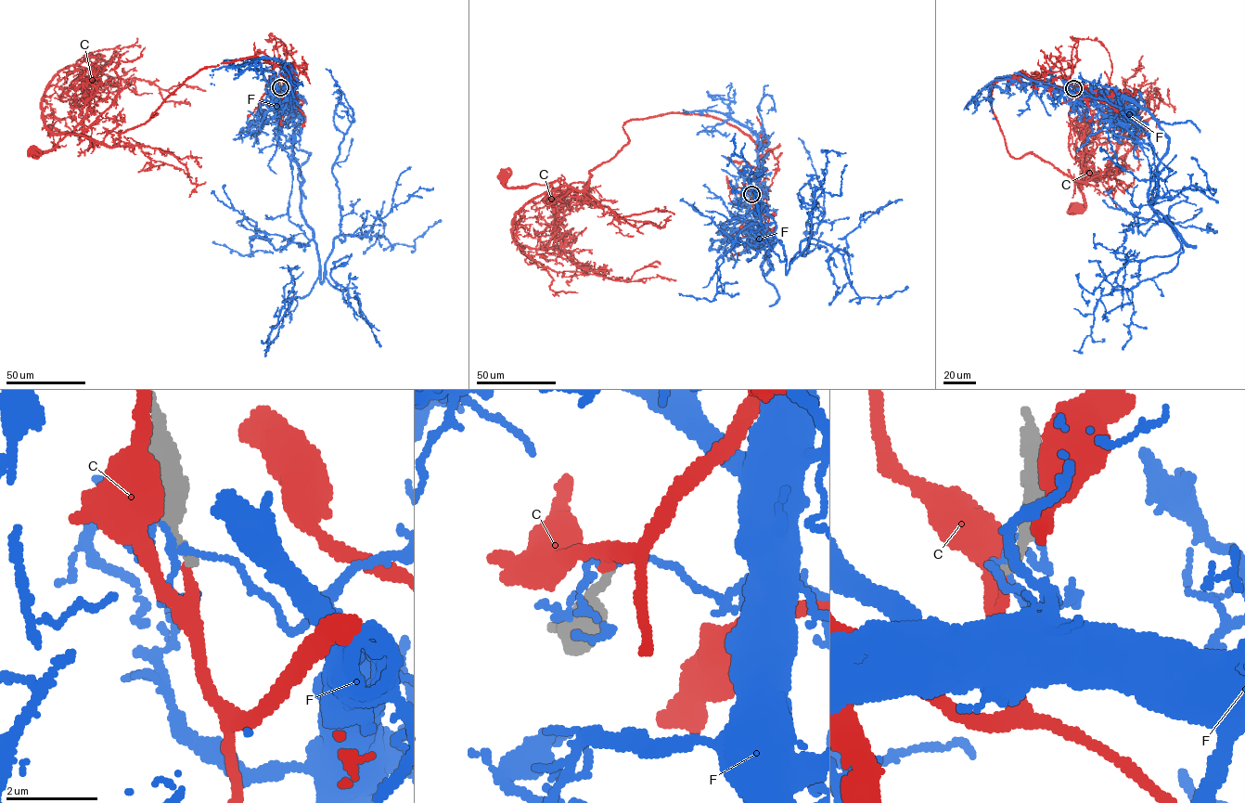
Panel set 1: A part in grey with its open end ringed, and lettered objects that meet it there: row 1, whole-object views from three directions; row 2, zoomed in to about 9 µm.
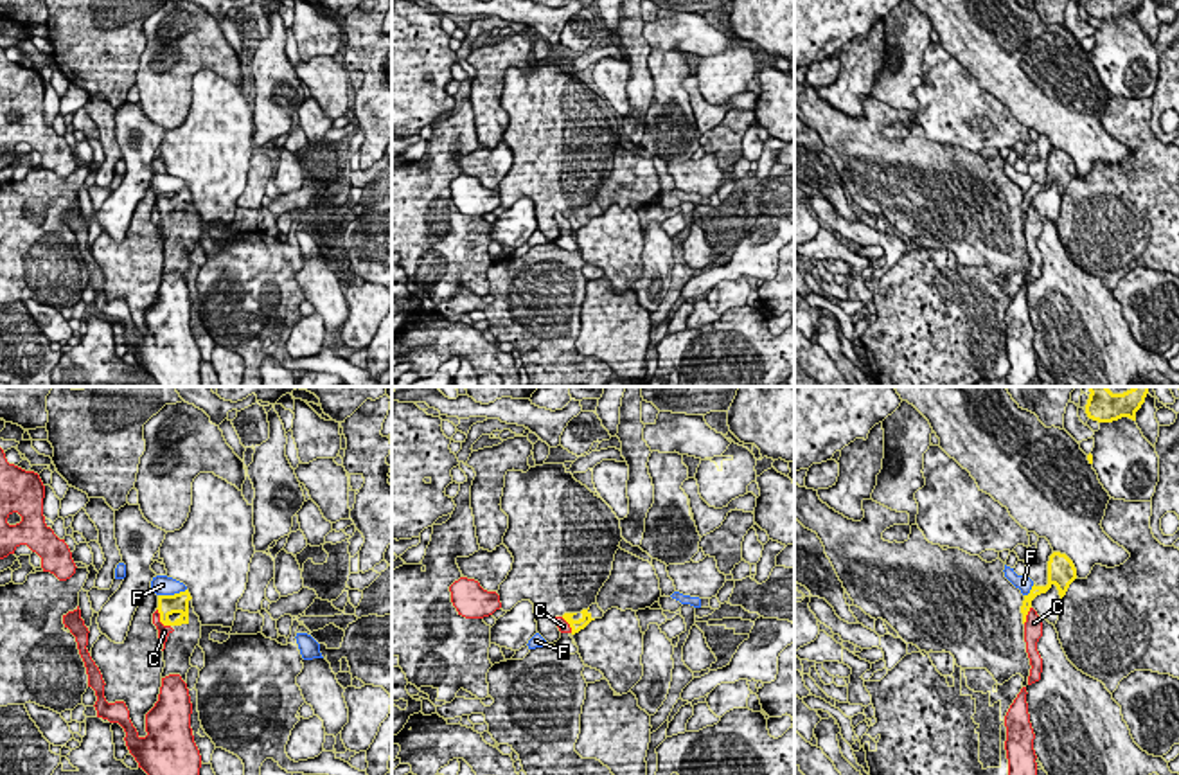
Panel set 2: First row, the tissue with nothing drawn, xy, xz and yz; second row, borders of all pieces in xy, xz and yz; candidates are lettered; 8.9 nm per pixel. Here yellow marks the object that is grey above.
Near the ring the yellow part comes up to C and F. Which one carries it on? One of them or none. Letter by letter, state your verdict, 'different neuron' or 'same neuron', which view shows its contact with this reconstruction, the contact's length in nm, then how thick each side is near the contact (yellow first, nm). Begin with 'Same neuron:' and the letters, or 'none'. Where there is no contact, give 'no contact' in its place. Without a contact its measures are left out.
Same neuron: none
C: different neuron; meets yellow in xy; contact 220 nm long; 190 nm thick on the yellow side, 100 nm on the other
F: different neuron; meets yellow in xy; contact 260 nm long; 190 nm thick on the yellow side, 190 nm on the other

